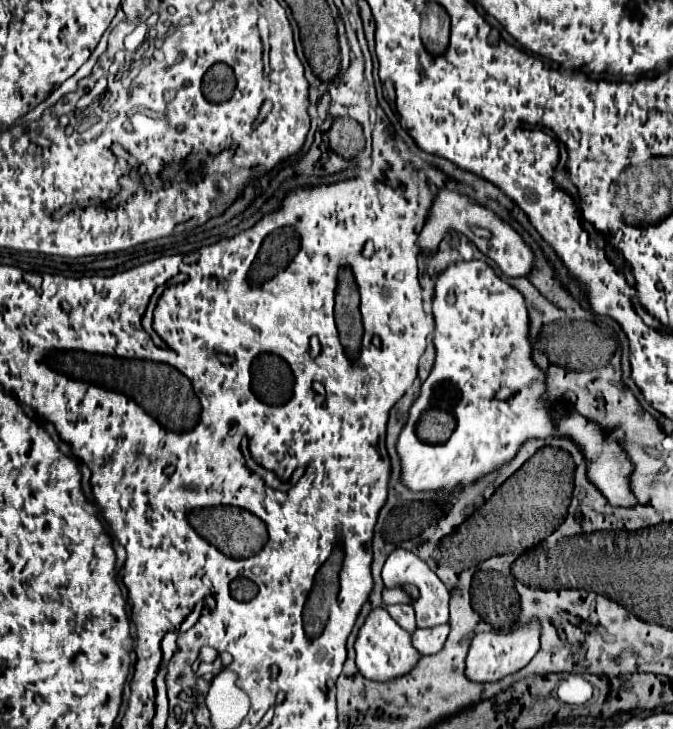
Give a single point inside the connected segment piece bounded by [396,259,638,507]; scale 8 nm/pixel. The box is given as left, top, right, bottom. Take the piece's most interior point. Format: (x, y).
(482, 344)

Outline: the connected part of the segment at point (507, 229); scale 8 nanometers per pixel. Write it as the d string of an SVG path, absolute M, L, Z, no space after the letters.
M442 187L442 189L438 189L436 199L426 215L424 229L418 237L418 249L422 253L434 253L434 249L438 249L438 243L442 241L442 237L448 233L466 235L508 277L526 277L534 269L534 251L530 249L528 243L524 243L522 235L510 223L504 223L492 209L478 205L468 195L462 195L452 189Z

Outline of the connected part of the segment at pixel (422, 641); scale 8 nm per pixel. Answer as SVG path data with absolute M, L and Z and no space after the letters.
M438 625L432 629L416 629L412 633L412 645L420 655L432 655L438 653L444 645L446 637L450 633L450 625Z

